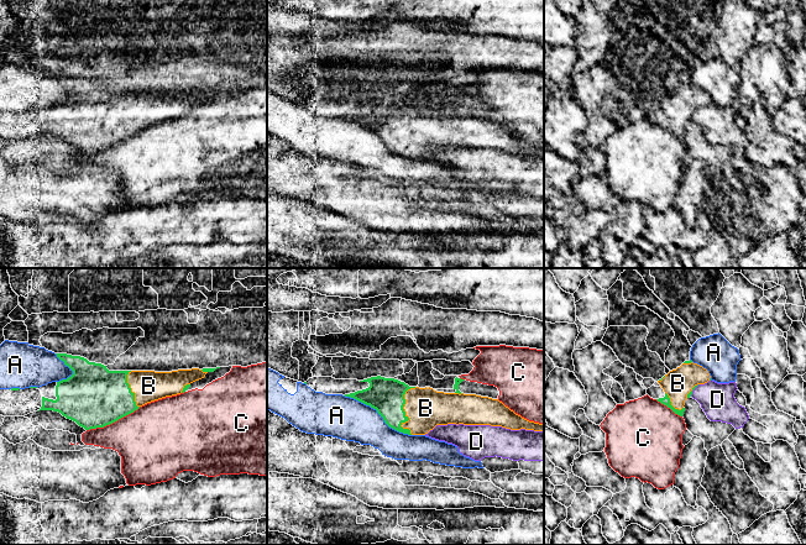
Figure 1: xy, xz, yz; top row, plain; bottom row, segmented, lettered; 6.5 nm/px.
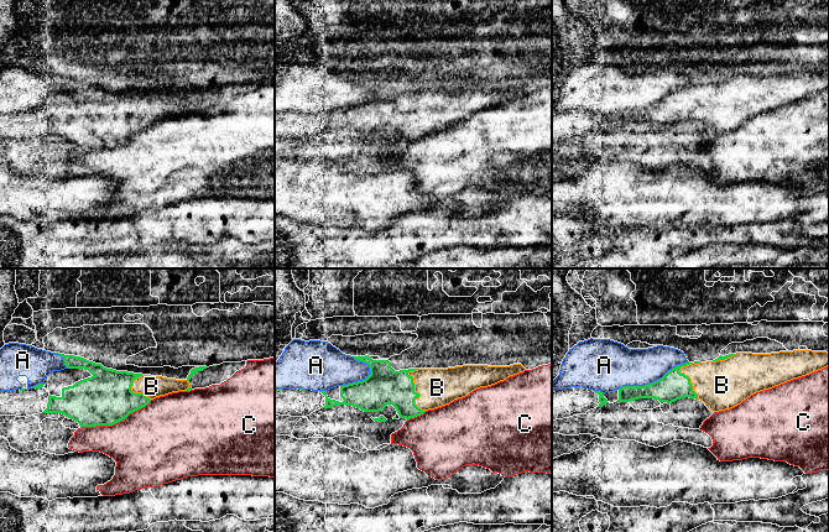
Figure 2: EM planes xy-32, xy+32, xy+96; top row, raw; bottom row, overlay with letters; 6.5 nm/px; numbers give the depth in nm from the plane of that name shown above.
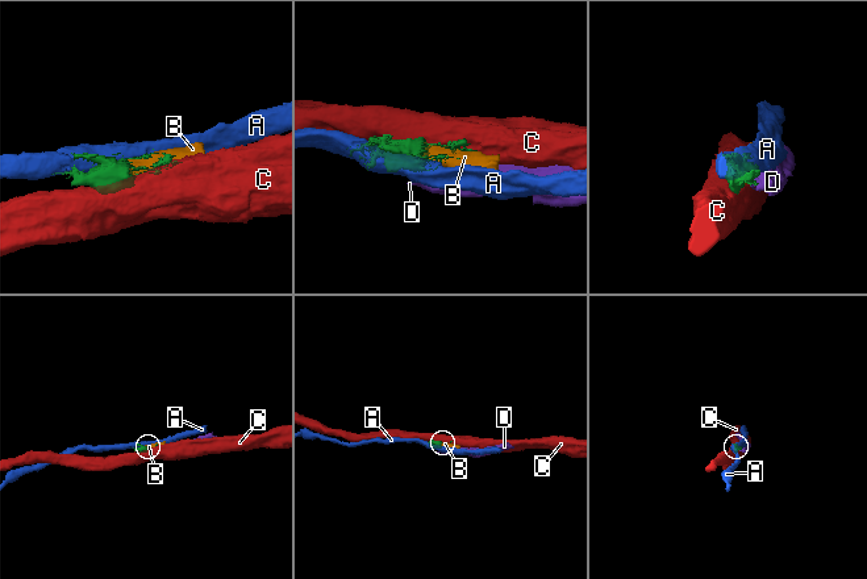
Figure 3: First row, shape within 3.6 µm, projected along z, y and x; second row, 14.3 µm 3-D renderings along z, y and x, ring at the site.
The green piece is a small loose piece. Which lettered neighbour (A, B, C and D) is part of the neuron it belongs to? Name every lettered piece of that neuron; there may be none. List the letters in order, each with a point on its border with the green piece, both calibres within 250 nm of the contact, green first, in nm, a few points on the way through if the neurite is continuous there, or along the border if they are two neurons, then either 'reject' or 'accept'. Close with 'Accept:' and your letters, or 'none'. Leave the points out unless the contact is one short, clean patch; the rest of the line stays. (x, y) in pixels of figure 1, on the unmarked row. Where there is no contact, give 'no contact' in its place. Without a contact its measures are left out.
A: meets green in xz at (377, 135); 220 nm thick on the green side, 280 nm on the other; reject
B: meets green in xz at (403, 134); 220 nm thick on the green side, 260 nm on the other; accept
C: meets green in xy at (113, 145); 400 nm thick on the green side, 400 nm on the other; reject
D: meets green in yz at (692, 113); 20 nm thick on the green side, 220 nm on the other; border along yz (699, 108), (690, 119); reject
Accept: B

